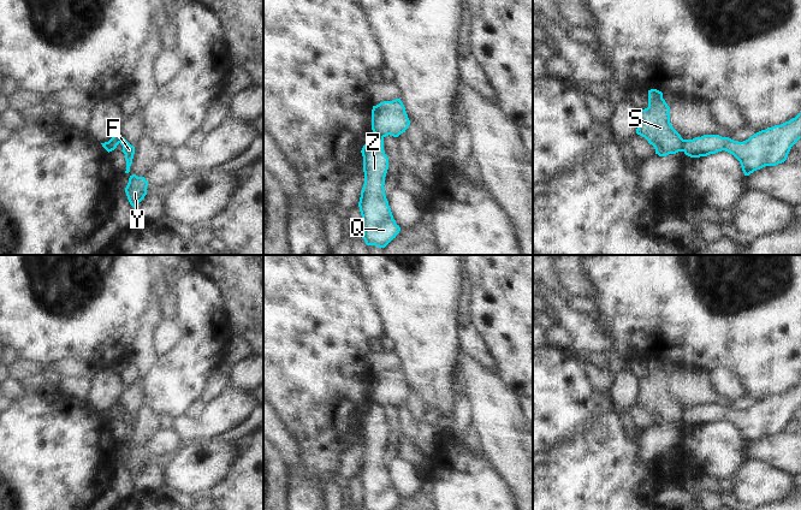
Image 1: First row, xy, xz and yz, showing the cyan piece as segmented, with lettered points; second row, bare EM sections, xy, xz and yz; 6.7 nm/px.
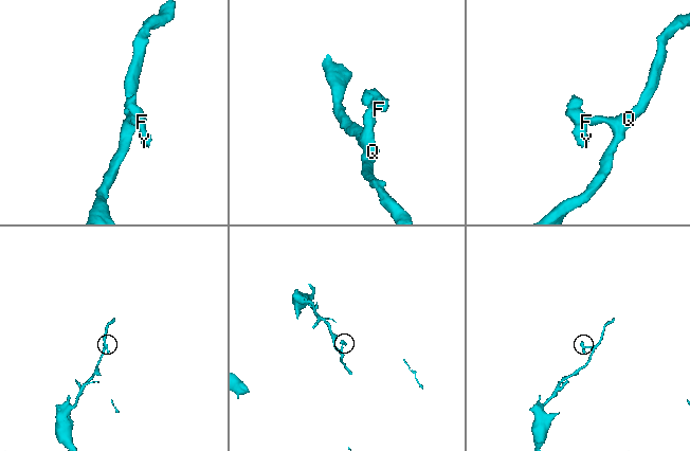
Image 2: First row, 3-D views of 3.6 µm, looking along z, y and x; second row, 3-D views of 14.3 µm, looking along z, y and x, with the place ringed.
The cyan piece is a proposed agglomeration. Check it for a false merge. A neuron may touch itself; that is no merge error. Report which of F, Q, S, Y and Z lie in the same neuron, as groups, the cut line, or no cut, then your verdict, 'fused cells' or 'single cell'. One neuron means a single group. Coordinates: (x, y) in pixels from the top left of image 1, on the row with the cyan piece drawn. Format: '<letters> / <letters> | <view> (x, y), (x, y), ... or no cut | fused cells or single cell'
F S Y / Q Z | yz (684, 140), (681, 150) | fused cells

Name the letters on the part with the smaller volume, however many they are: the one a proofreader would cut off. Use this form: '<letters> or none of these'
F, S, Y

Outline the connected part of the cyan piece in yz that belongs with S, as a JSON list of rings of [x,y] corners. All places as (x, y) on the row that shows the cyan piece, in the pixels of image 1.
[[[657,89],[648,90],[648,107],[639,111],[636,134],[645,137],[659,156],[682,152],[684,140],[670,123],[670,107]]]

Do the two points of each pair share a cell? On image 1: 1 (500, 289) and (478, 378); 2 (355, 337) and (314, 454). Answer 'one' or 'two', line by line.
1: two
2: one

